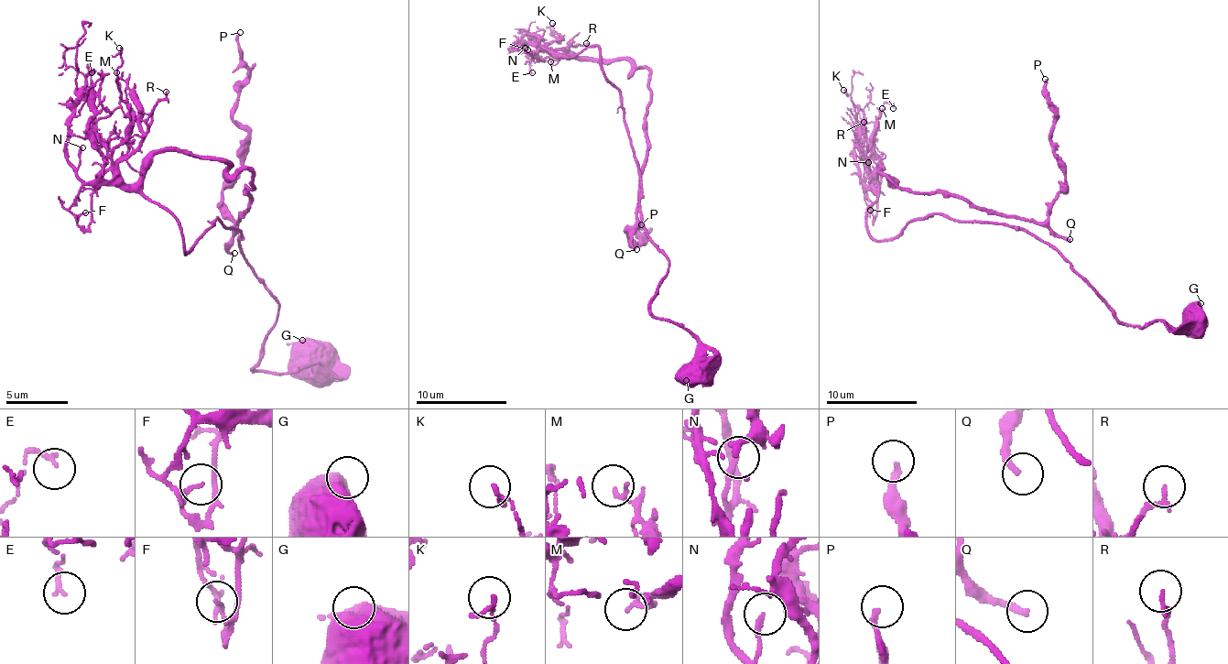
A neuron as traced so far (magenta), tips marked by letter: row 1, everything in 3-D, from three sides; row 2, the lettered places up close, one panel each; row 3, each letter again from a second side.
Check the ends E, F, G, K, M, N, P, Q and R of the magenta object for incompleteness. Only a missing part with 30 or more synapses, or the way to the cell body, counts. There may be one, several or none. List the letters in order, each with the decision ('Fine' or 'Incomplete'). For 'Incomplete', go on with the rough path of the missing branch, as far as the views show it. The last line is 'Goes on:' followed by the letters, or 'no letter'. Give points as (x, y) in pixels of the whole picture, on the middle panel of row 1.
E: Fine
F: Fine
G: Fine
K: Fine
M: Fine
N: Fine
P: Fine
Q: Incomplete. Course of what is missing: (636, 249), (636, 267), (629, 274), (620, 274), (598, 238), (598, 234), (606, 224), (584, 247)
R: Fine
Goes on: Q

